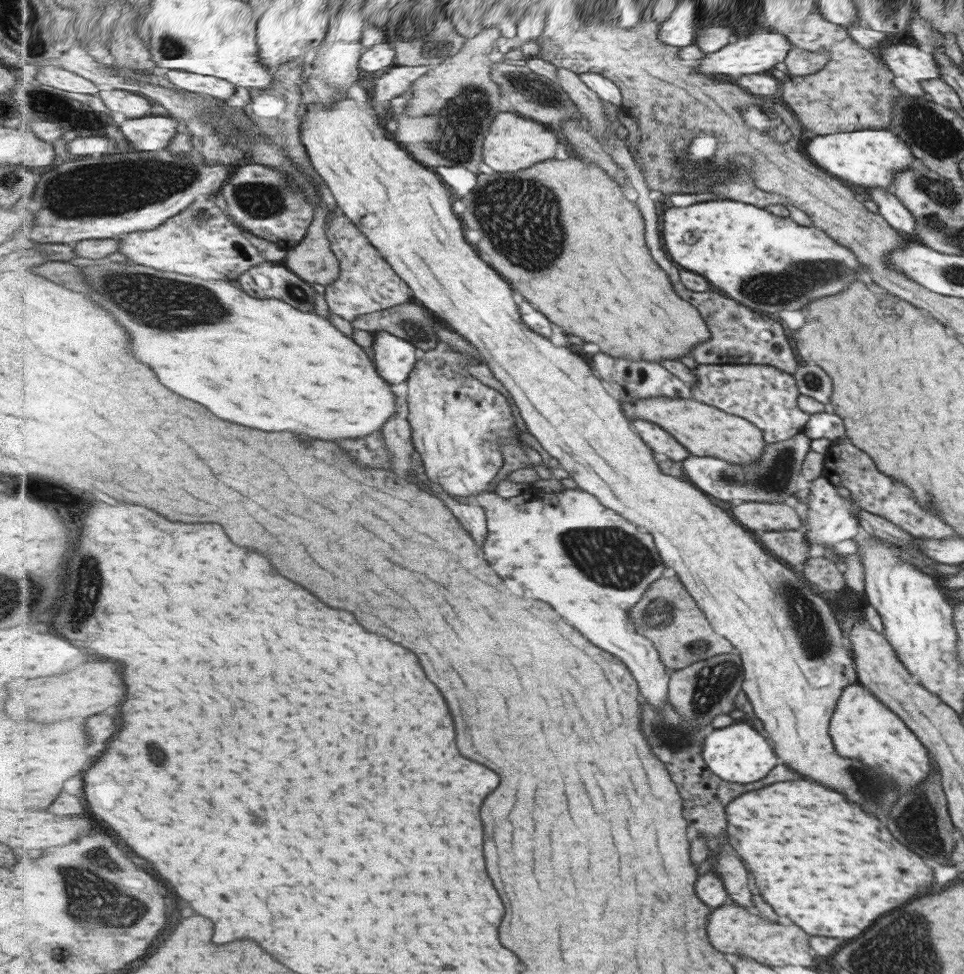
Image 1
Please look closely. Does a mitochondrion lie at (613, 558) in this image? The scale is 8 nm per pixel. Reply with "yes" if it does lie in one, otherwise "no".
yes

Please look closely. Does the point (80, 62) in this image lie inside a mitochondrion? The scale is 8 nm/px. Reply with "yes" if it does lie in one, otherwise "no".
no

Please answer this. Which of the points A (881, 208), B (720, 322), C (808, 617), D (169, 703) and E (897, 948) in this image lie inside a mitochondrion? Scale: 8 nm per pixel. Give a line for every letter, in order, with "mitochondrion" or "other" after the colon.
A: other
B: other
C: mitochondrion
D: other
E: mitochondrion

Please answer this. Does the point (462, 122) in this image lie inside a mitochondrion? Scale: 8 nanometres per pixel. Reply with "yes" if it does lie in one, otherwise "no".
yes

